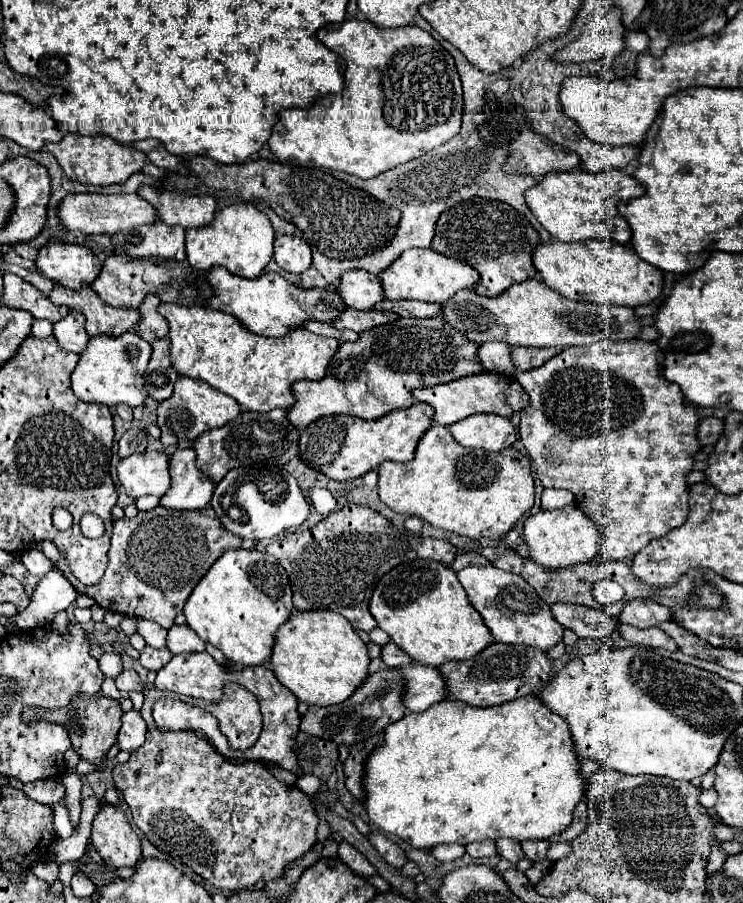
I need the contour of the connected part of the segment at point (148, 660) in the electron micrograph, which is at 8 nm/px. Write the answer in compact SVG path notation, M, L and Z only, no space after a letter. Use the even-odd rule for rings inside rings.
M146 647L140 655L140 665L148 671L160 671L168 661L172 659L172 653L164 647L164 649L154 649L154 647Z

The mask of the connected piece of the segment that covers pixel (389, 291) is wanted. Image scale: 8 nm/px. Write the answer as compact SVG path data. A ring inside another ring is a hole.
M408 249L386 271L382 271L380 281L384 287L384 297L390 301L418 299L430 303L444 303L450 297L454 297L456 291L476 287L478 271L474 271L470 265L464 265L460 261L444 257L442 253L436 253L434 249Z

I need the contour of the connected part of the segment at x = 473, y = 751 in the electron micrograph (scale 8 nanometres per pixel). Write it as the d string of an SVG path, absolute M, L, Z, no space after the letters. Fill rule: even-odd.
M526 695L522 699L512 699L510 703L504 705L494 705L488 709L476 709L470 707L466 703L460 701L442 701L432 705L430 709L422 711L422 713L406 713L400 721L392 723L390 727L386 727L384 731L384 743L378 745L378 749L374 749L374 753L370 755L368 763L366 763L366 777L364 777L364 791L366 791L366 811L370 821L380 827L382 831L394 833L400 839L408 841L410 845L414 845L416 849L430 849L434 845L440 843L460 843L460 845L468 845L474 841L486 841L486 839L500 839L500 837L508 837L514 841L524 841L524 839L550 839L556 833L562 833L570 823L572 823L572 813L576 809L576 805L584 799L584 779L580 775L580 767L578 767L578 757L574 753L574 743L572 743L572 735L568 729L566 719L562 719L558 713L550 711L538 695Z

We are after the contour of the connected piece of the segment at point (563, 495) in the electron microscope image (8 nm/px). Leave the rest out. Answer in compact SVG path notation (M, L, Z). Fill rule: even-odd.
M544 489L542 509L564 509L574 501L574 495L566 489Z

